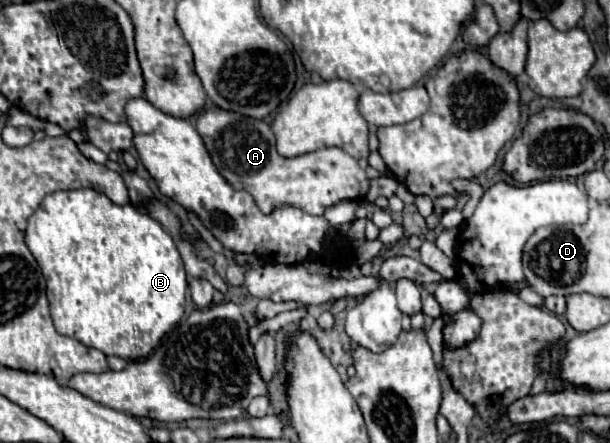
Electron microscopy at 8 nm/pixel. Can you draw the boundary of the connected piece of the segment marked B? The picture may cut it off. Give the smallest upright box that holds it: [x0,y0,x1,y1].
[26,188,188,360]

